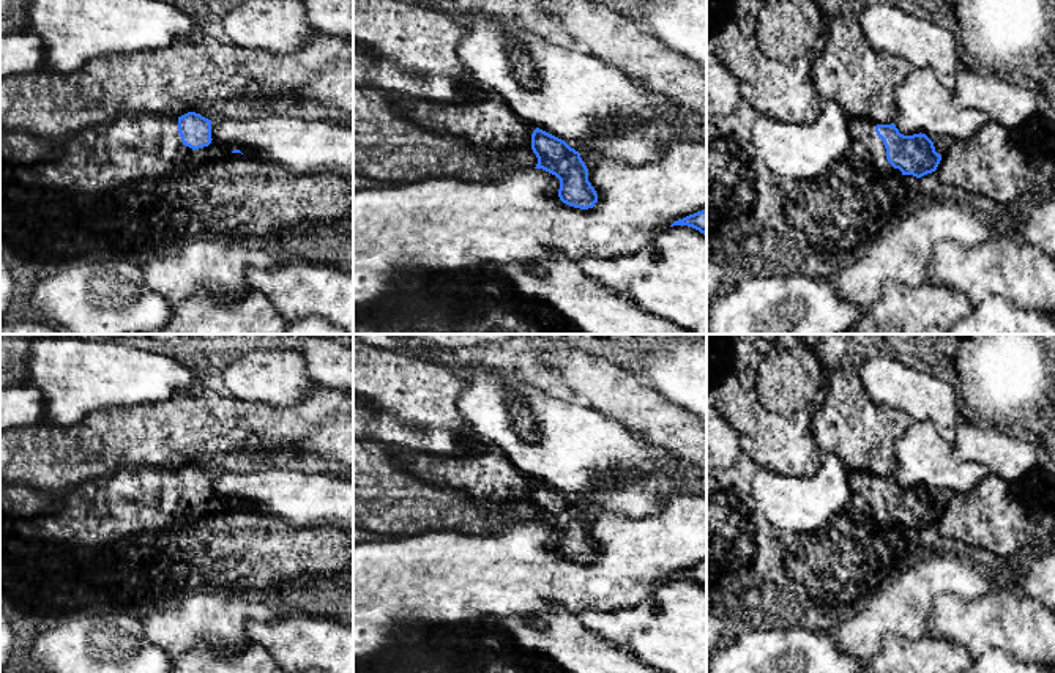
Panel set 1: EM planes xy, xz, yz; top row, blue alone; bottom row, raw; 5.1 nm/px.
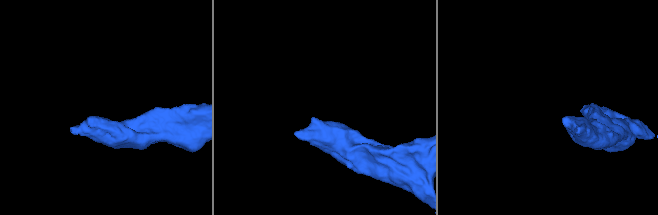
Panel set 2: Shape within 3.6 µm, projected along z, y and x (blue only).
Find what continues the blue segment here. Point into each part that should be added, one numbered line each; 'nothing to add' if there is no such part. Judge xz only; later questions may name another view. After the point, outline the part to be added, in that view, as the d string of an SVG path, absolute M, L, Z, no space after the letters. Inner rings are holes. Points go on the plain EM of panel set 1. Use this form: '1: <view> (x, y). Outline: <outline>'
1: xz (484, 473). Outline: M476 437L464 441L468 451L457 457L390 448L397 454L399 462L423 482L464 492L489 506L531 501L531 487L536 479L517 471L498 446Z

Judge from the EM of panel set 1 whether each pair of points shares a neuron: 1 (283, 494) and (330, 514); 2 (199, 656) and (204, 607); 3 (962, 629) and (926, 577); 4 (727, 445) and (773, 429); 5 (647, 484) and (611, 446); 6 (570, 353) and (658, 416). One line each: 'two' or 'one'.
1: one
2: two
3: two
4: two
5: one
6: one

